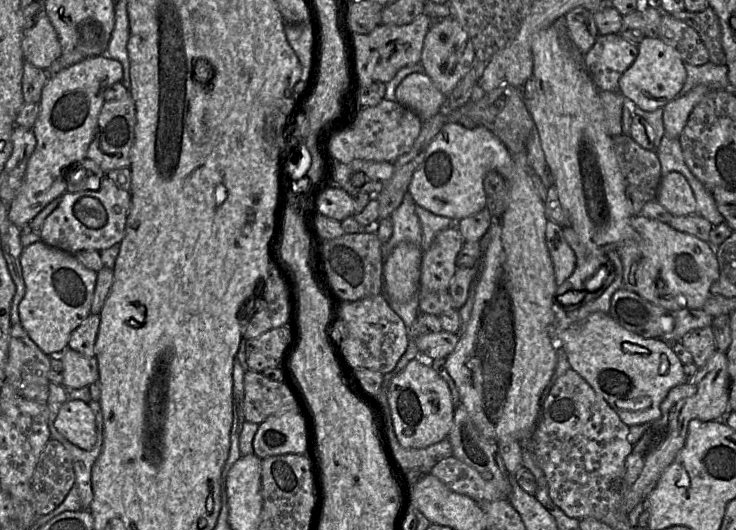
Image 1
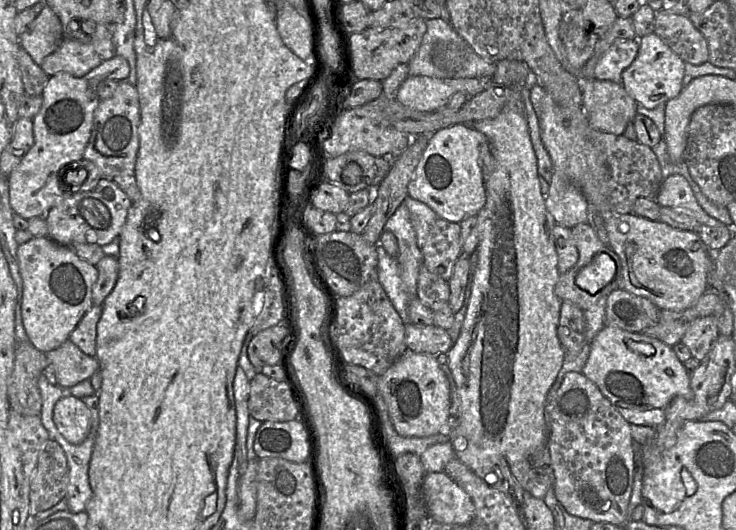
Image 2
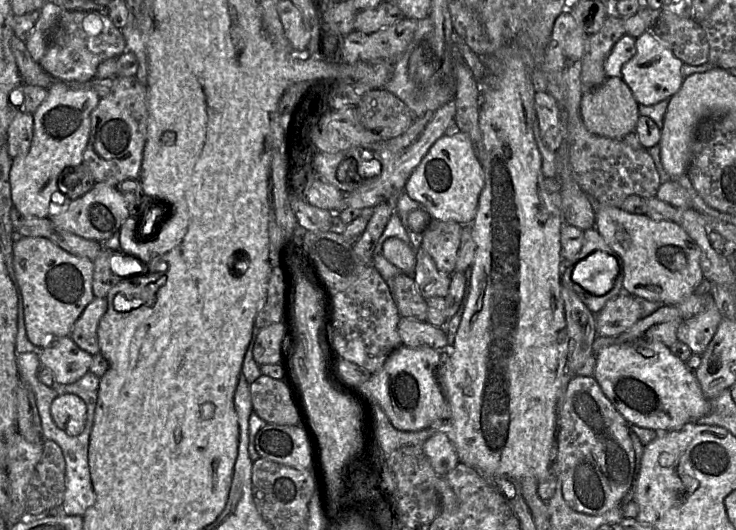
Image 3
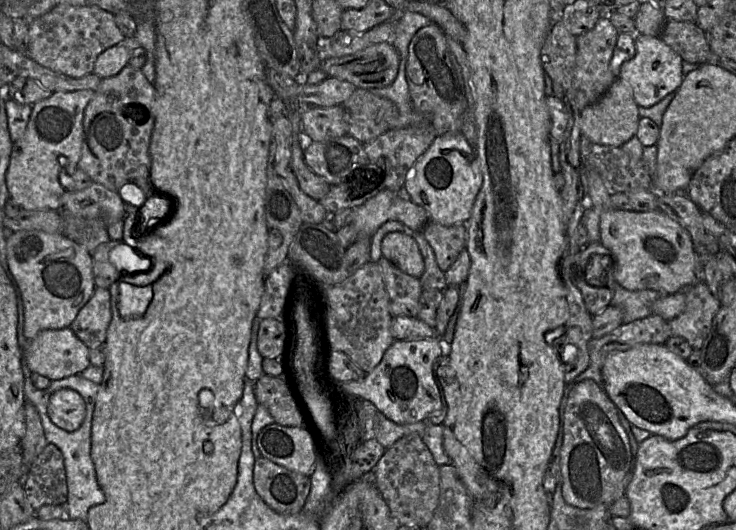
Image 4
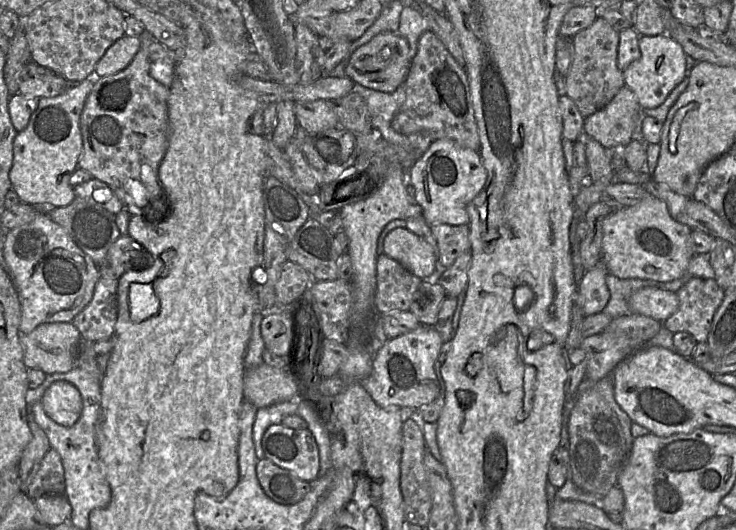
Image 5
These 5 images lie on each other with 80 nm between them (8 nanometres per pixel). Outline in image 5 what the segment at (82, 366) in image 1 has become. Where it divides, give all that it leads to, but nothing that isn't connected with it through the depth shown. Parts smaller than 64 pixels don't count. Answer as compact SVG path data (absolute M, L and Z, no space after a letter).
M71 322L44 323L29 334L20 336L23 350L23 362L28 370L38 369L46 375L66 373L77 367L76 352L81 334Z

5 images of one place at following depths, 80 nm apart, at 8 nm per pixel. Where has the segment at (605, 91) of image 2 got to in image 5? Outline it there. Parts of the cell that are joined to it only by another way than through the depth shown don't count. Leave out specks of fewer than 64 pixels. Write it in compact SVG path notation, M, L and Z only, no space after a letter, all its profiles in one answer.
M626 86L604 108L585 118L583 135L609 150L621 150L633 140L640 105Z

